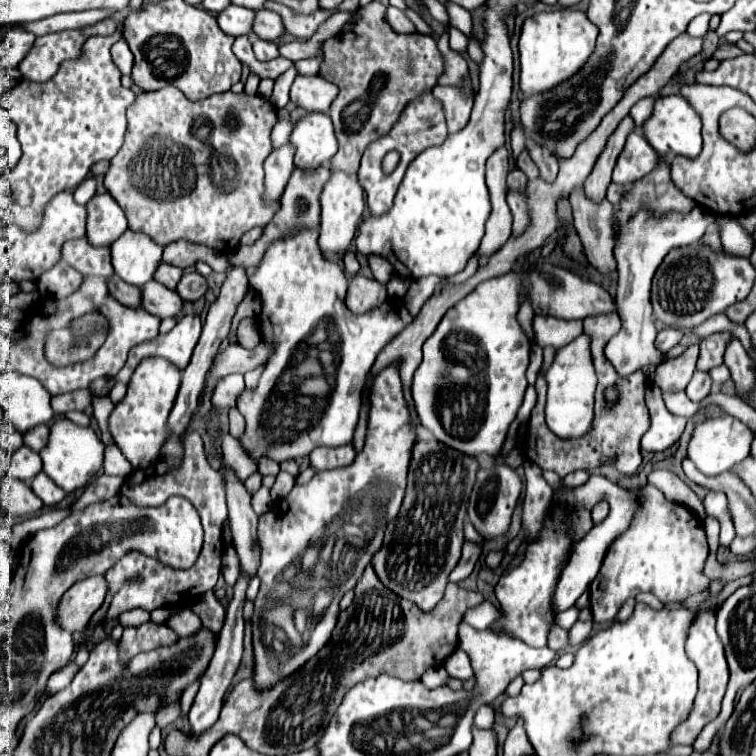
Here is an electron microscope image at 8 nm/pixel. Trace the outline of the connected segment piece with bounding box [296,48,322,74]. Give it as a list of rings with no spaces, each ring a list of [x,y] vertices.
[[[322,48],[318,50],[318,56],[302,60],[300,64],[296,64],[298,74],[316,74],[320,70],[320,62],[322,62]]]

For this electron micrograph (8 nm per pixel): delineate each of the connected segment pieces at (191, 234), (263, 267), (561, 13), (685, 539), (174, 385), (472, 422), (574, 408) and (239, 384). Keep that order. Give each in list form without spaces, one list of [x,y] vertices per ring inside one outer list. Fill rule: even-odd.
[[[166,86],[164,90],[156,90],[156,92],[140,92],[136,102],[126,110],[128,116],[128,132],[126,132],[126,142],[120,148],[120,152],[112,158],[110,162],[110,170],[104,176],[104,186],[106,190],[112,194],[112,198],[116,198],[116,202],[120,204],[120,208],[124,210],[126,218],[128,218],[128,226],[134,232],[144,232],[148,234],[156,244],[160,246],[168,246],[170,242],[178,242],[178,240],[188,240],[194,244],[202,244],[208,248],[218,248],[218,252],[232,252],[238,248],[240,238],[252,230],[254,226],[266,226],[272,216],[278,212],[278,204],[266,204],[262,194],[264,194],[264,158],[270,154],[272,150],[272,140],[270,140],[270,132],[272,126],[276,124],[276,108],[266,100],[266,98],[258,98],[258,94],[248,96],[248,94],[232,94],[232,92],[222,92],[222,94],[212,94],[206,100],[200,102],[190,102],[180,90]]]
[[[300,228],[298,232],[276,238],[270,242],[256,272],[250,276],[250,287],[260,294],[262,300],[262,318],[258,324],[260,336],[262,340],[268,340],[268,344],[276,346],[268,358],[258,386],[244,390],[236,404],[246,420],[246,430],[238,440],[256,464],[264,456],[280,464],[284,460],[304,458],[318,446],[336,448],[352,444],[360,416],[366,374],[380,350],[412,322],[412,314],[398,298],[388,298],[382,306],[366,314],[352,314],[344,304],[346,276],[338,264],[326,262],[316,240],[318,230],[310,228]],[[300,370],[308,370],[308,376],[300,378]]]
[[[560,8],[540,12],[524,20],[520,34],[520,90],[526,98],[556,88],[570,80],[592,56],[596,48],[598,28],[586,18],[584,12],[574,8]]]
[[[646,486],[632,526],[612,542],[596,580],[590,584],[590,610],[594,620],[614,622],[620,606],[640,592],[652,592],[666,604],[708,590],[710,578],[704,574],[706,558],[708,544],[702,522],[686,506],[672,504],[660,490]]]
[[[148,358],[134,370],[126,396],[116,404],[108,418],[108,430],[116,446],[134,468],[150,466],[160,458],[160,448],[164,444],[164,422],[168,420],[168,410],[172,410],[178,388],[180,370],[176,370],[170,362],[164,362],[164,358]]]
[[[524,262],[524,266],[522,266],[522,264],[516,264],[516,268],[510,270],[508,274],[498,276],[498,278],[492,278],[492,280],[488,280],[488,282],[482,282],[482,284],[480,284],[474,292],[470,292],[464,300],[460,300],[456,306],[452,306],[452,308],[444,314],[444,318],[442,318],[442,322],[438,324],[438,328],[434,330],[434,334],[426,340],[422,364],[420,364],[418,370],[414,372],[412,398],[414,398],[416,412],[418,412],[418,418],[420,418],[422,426],[428,428],[428,430],[436,436],[436,440],[440,440],[440,442],[444,442],[444,444],[448,444],[448,446],[452,446],[452,448],[456,448],[456,450],[460,450],[460,452],[464,452],[464,454],[472,454],[472,456],[478,456],[478,454],[498,456],[500,450],[502,450],[502,446],[504,446],[508,428],[510,428],[510,424],[514,422],[516,412],[518,412],[518,408],[520,408],[520,404],[522,404],[524,390],[526,390],[526,386],[528,386],[528,382],[526,382],[526,368],[528,368],[528,362],[530,362],[530,340],[528,340],[526,332],[522,330],[522,326],[520,326],[516,314],[518,314],[518,308],[520,308],[520,292],[522,292],[522,288],[524,288],[524,278],[522,278],[522,274],[526,276],[528,270],[530,270],[530,262]]]
[[[580,334],[568,346],[556,350],[556,358],[548,368],[548,402],[546,402],[546,424],[562,440],[582,438],[592,430],[594,422],[594,390],[596,374],[592,358],[588,354],[588,336]]]
[[[230,374],[228,378],[222,378],[214,392],[212,392],[212,406],[216,408],[230,408],[236,404],[236,394],[244,390],[244,378],[240,374]]]

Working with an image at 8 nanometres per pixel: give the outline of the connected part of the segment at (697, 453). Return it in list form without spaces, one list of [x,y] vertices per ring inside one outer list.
[[[718,416],[696,424],[692,440],[688,444],[688,458],[692,458],[694,466],[706,476],[718,476],[722,472],[732,470],[750,454],[750,444],[754,440],[754,432],[732,416]]]

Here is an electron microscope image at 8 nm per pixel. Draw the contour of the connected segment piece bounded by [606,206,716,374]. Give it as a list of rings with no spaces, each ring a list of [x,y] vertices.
[[[642,206],[634,216],[628,218],[628,222],[620,222],[618,236],[614,244],[614,258],[618,264],[620,274],[620,286],[616,290],[616,304],[620,306],[620,320],[622,330],[610,338],[606,346],[606,358],[616,366],[620,374],[630,374],[632,370],[638,370],[642,366],[664,362],[664,352],[660,352],[654,344],[656,338],[656,326],[652,318],[652,304],[650,304],[650,286],[654,272],[662,264],[664,256],[672,248],[682,248],[696,244],[702,234],[714,226],[716,216],[696,206],[694,210],[682,214],[682,212],[662,212],[656,214],[648,206]]]

